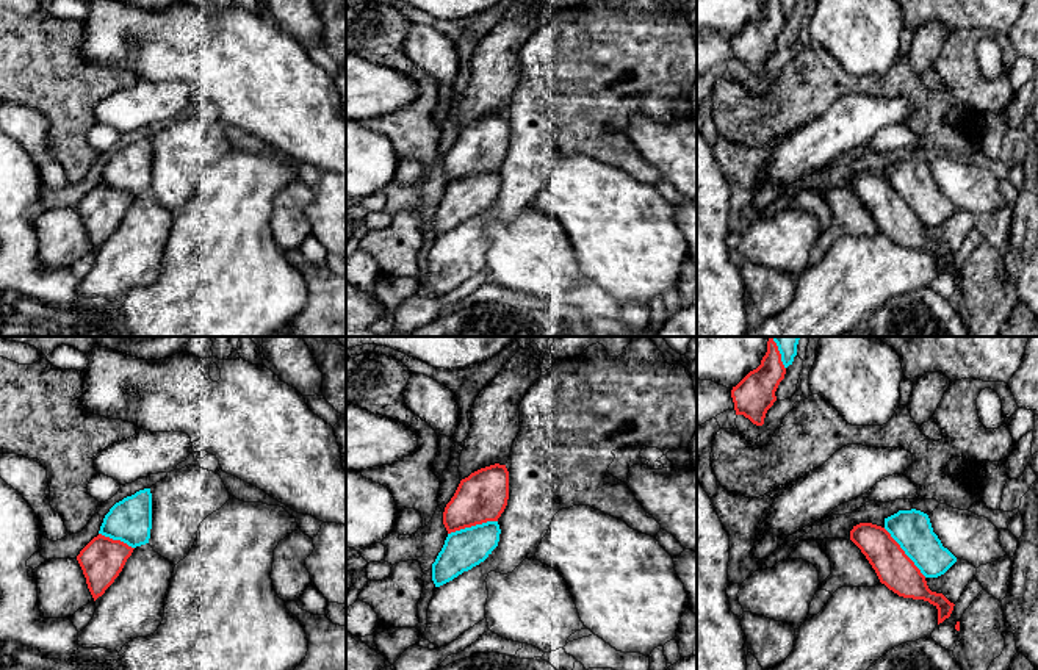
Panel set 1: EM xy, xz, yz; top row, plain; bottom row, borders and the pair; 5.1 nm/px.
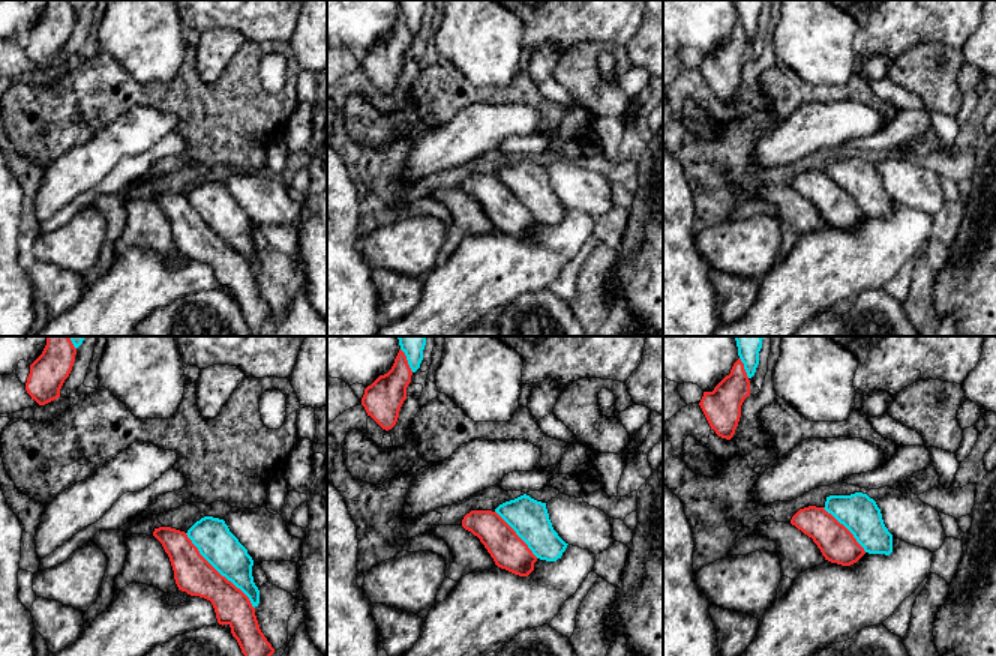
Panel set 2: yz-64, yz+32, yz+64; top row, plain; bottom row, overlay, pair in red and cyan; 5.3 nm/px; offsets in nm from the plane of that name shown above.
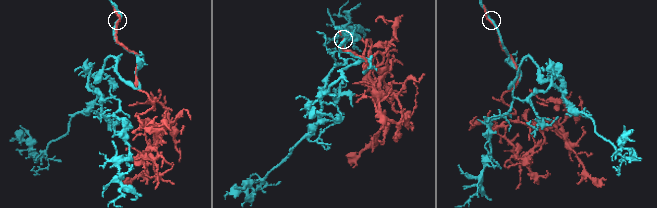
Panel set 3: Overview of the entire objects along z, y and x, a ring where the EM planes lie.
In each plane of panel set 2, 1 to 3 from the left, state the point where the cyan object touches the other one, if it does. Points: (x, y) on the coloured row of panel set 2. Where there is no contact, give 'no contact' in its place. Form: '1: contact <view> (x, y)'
1: contact yz-64 (218, 572)
2: contact yz+32 (516, 535)
3: contact yz+64 (846, 529)

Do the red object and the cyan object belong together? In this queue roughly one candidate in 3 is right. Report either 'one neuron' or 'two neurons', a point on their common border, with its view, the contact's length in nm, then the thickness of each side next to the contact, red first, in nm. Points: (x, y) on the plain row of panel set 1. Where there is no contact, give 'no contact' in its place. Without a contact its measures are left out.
one neuron; meets red in xz at (472, 174); contact 260 nm long; 260 nm thick on the red side, 200 nm on the other

